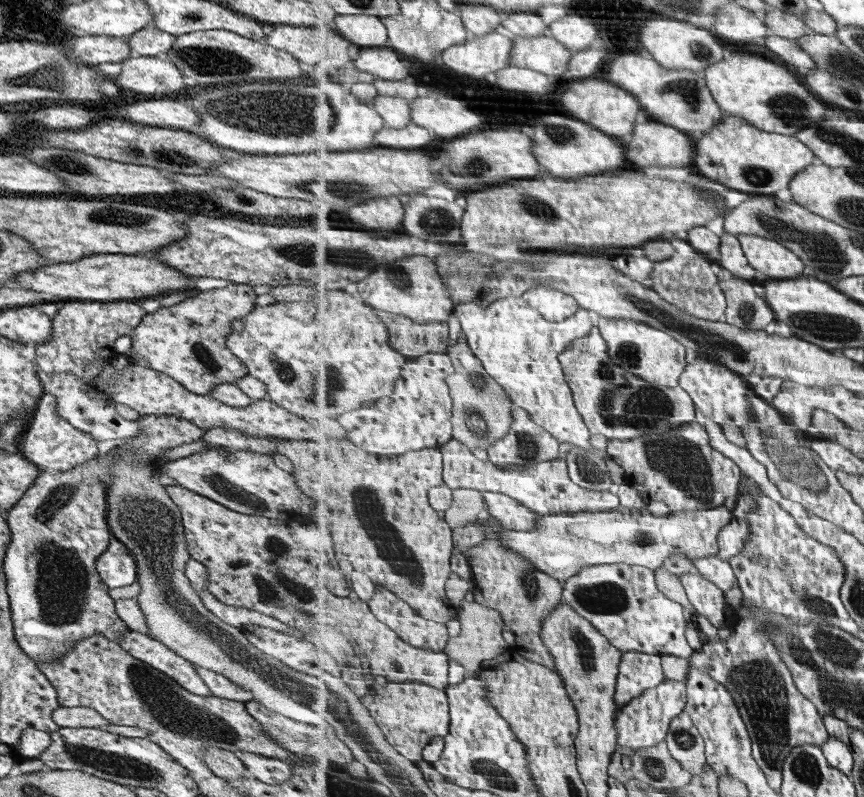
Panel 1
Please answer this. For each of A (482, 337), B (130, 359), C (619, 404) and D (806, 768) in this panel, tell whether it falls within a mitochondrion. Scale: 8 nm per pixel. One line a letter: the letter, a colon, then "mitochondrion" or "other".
A: other
B: other
C: mitochondrion
D: mitochondrion

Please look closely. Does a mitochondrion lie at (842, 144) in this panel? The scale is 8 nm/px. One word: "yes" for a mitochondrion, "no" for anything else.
yes

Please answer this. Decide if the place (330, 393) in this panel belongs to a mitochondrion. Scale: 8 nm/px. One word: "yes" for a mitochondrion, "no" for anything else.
yes

